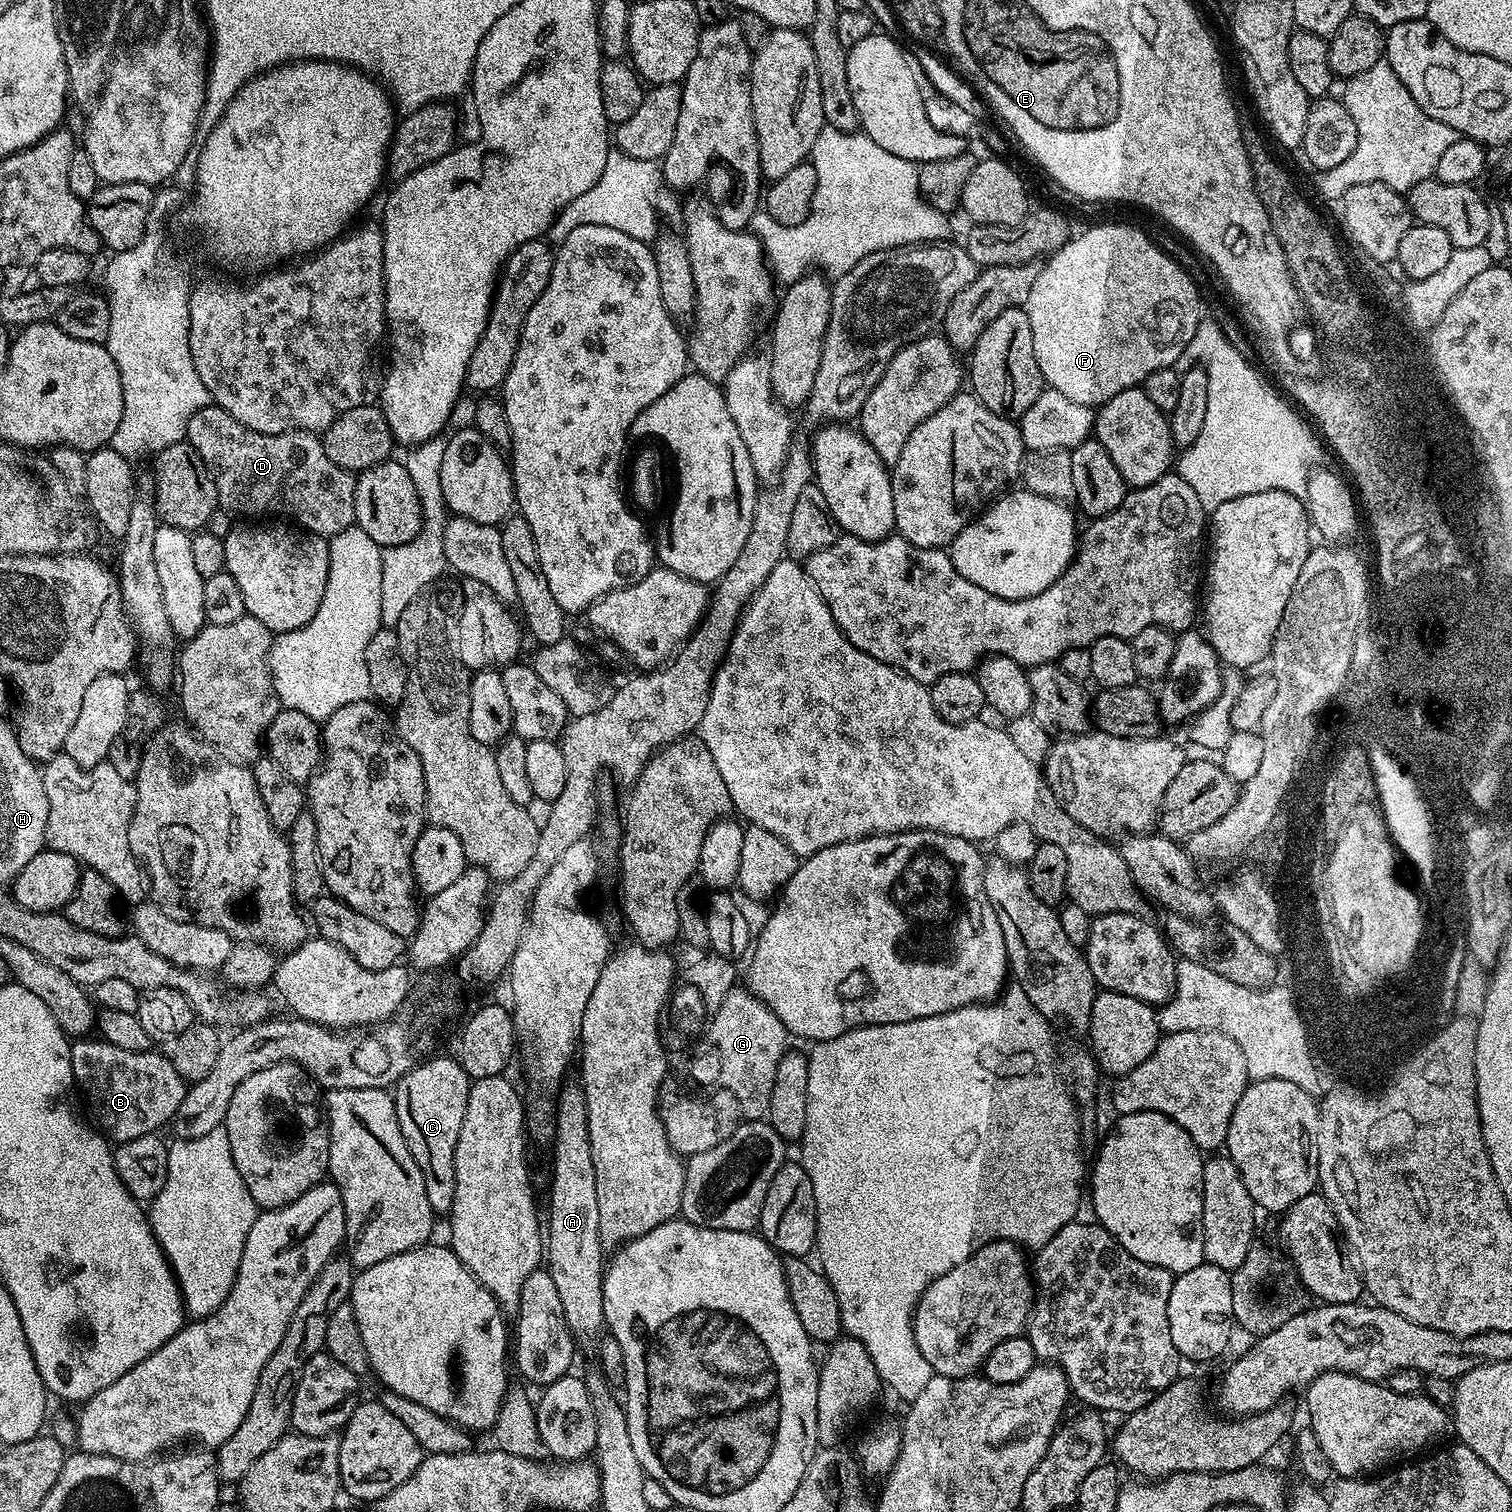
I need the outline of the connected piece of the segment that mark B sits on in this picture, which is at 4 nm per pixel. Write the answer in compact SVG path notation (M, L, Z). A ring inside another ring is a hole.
M76 1038L71 1041L72 1079L84 1091L95 1127L109 1141L121 1144L130 1138L159 1133L164 1123L175 1121L189 1085L174 1070L171 1059L157 1050L131 1052L103 1038Z

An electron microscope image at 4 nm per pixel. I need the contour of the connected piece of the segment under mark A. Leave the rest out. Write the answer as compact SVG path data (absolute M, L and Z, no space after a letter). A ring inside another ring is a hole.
M565 1083L559 1089L556 1098L556 1123L554 1125L554 1145L556 1149L552 1152L552 1189L548 1192L548 1220L546 1216L546 1271L550 1278L554 1278L554 1286L558 1290L558 1298L562 1302L562 1314L568 1323L568 1329L572 1332L573 1341L592 1340L599 1341L605 1331L604 1322L604 1273L606 1271L606 1249L600 1244L598 1234L598 1190L596 1189L596 1179L594 1178L594 1162L590 1154L590 1130L588 1129L588 1111L586 1110L586 1094L579 1083Z

